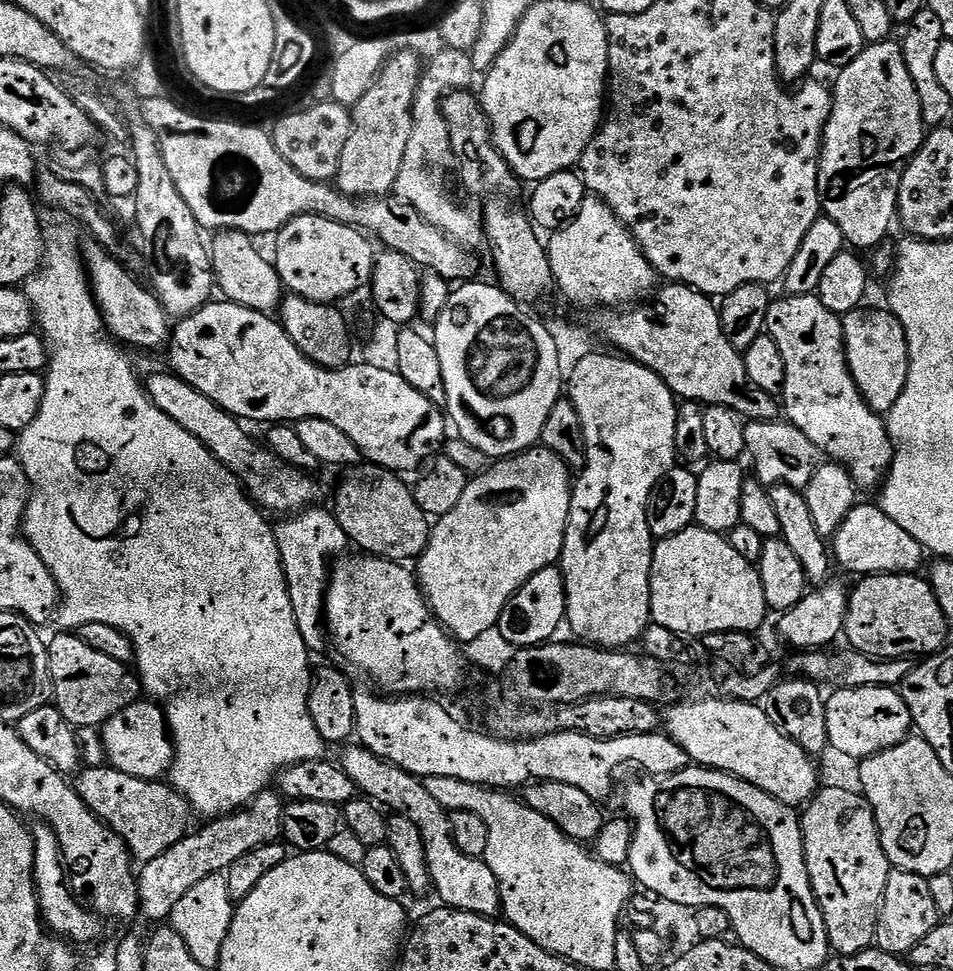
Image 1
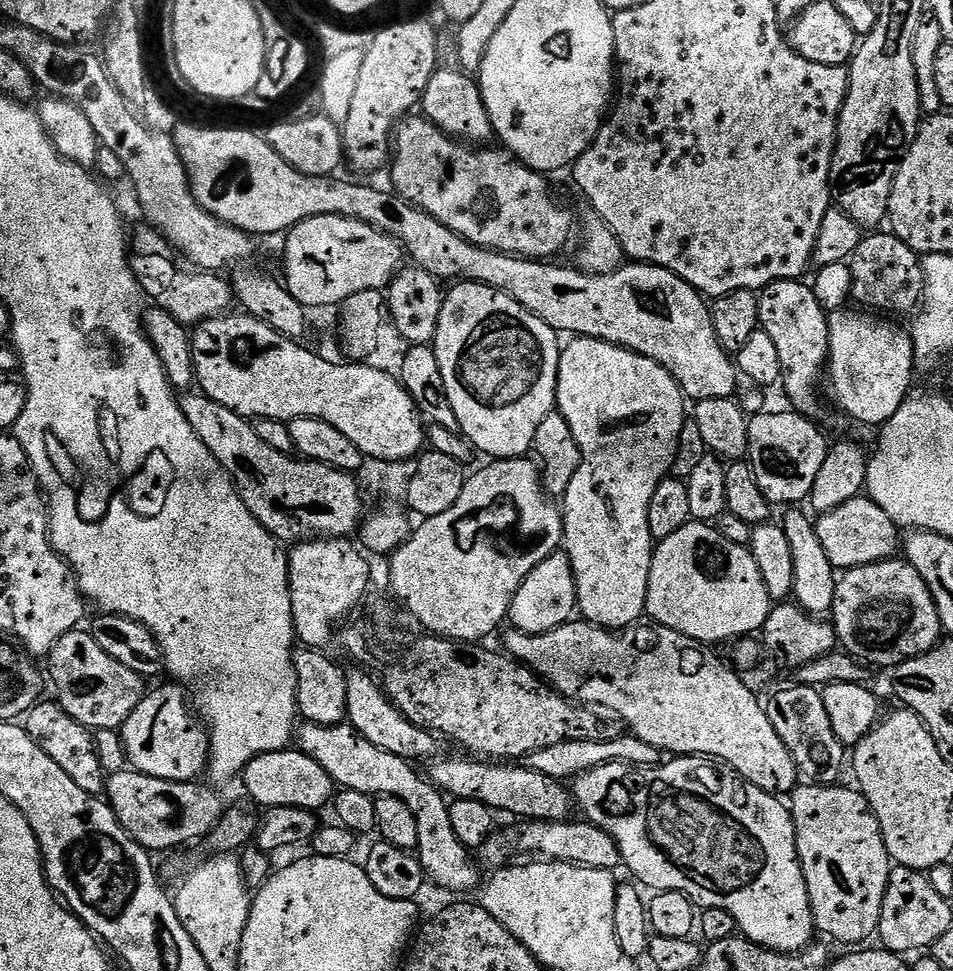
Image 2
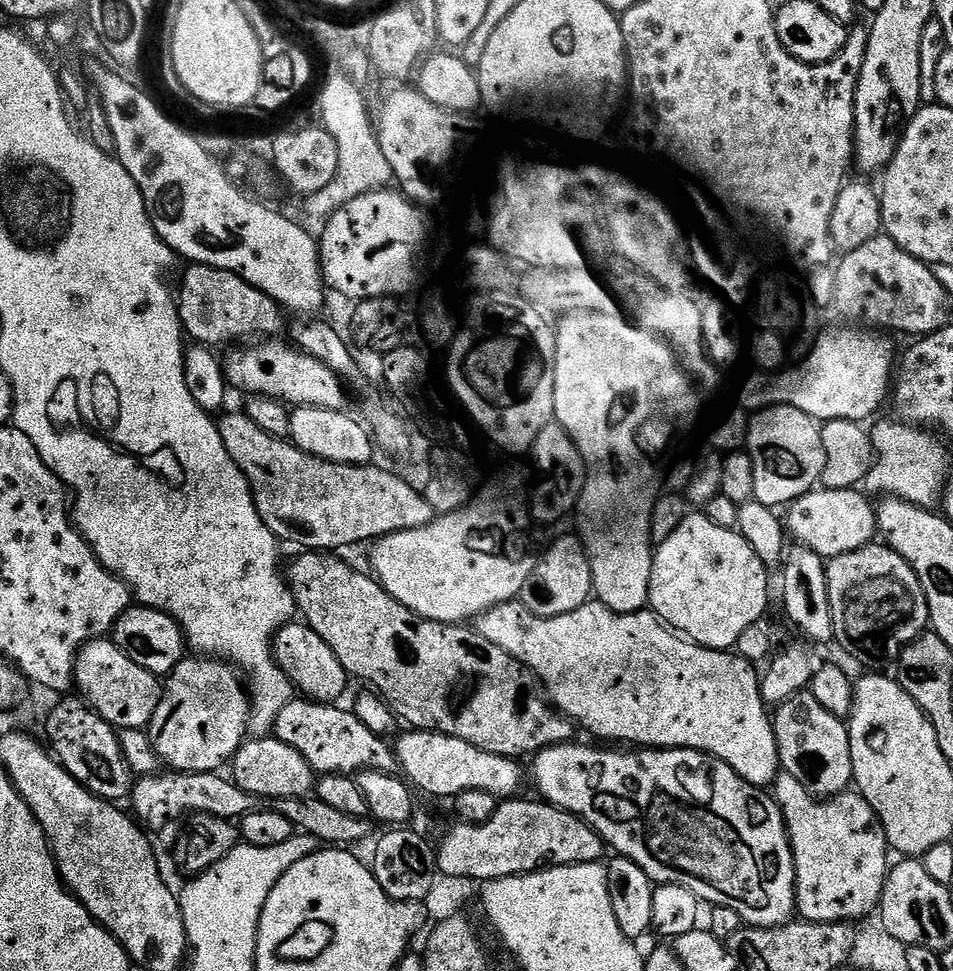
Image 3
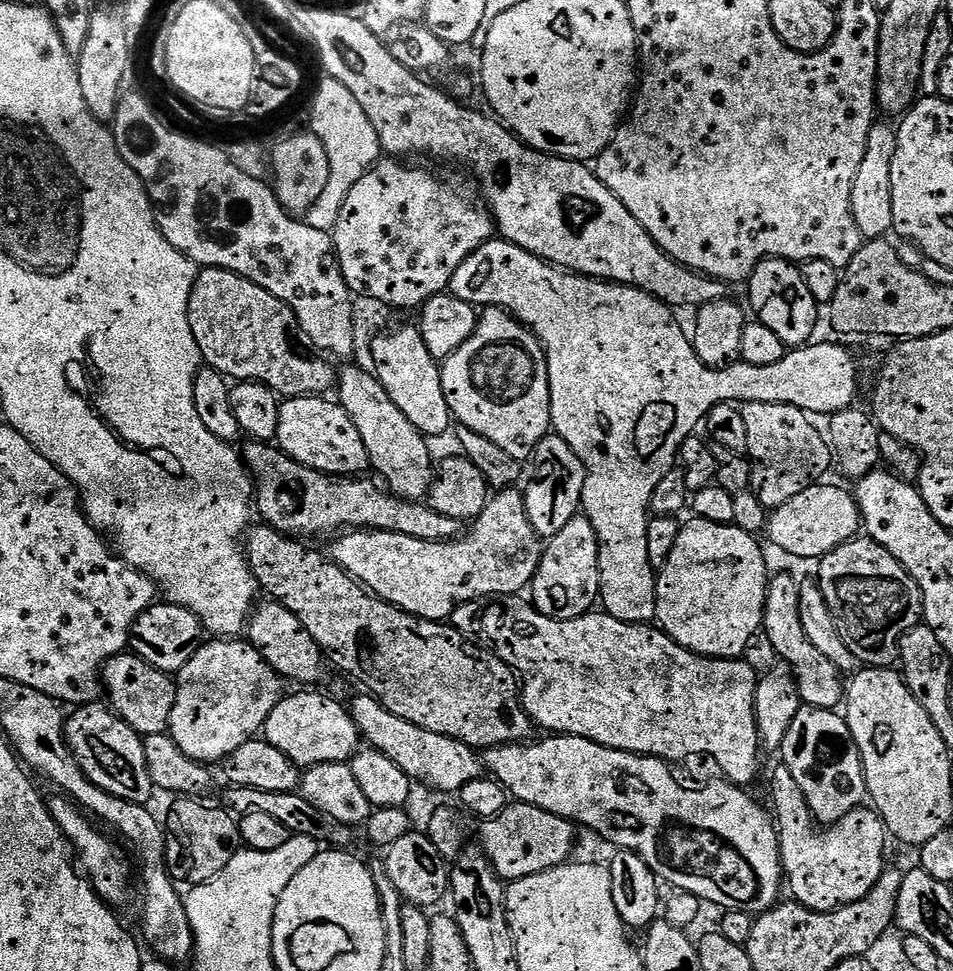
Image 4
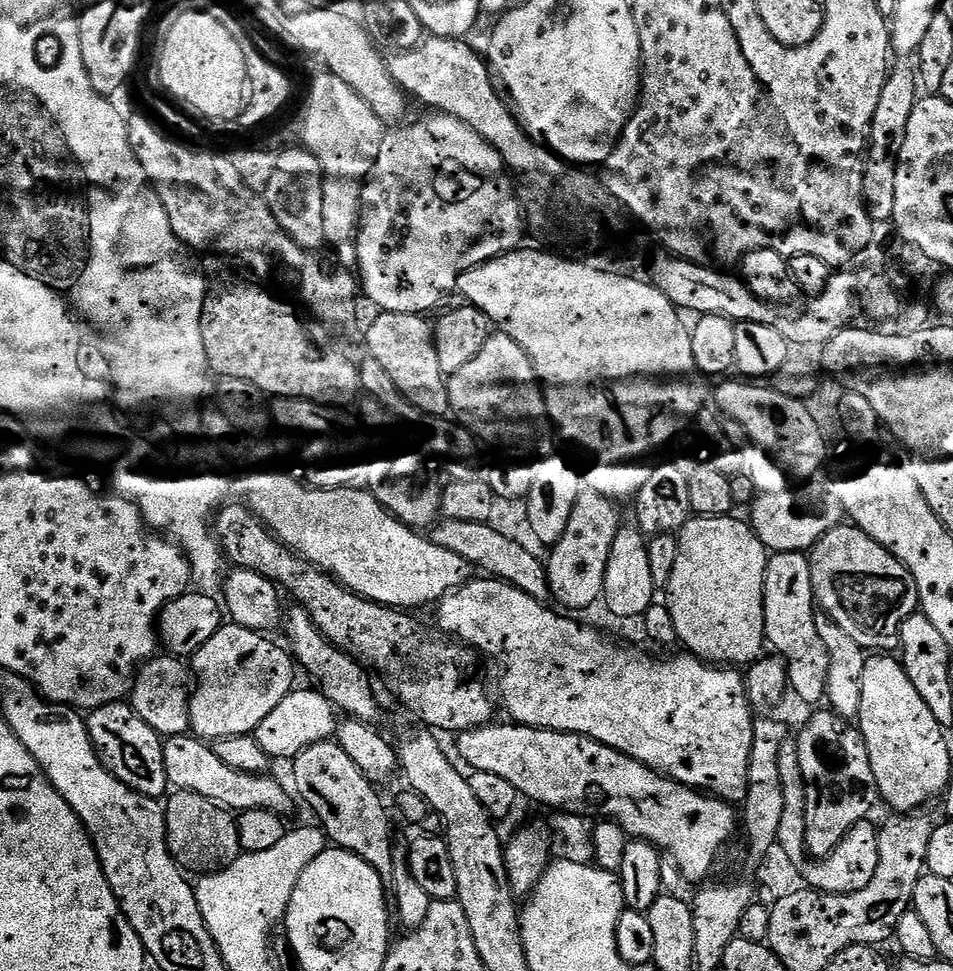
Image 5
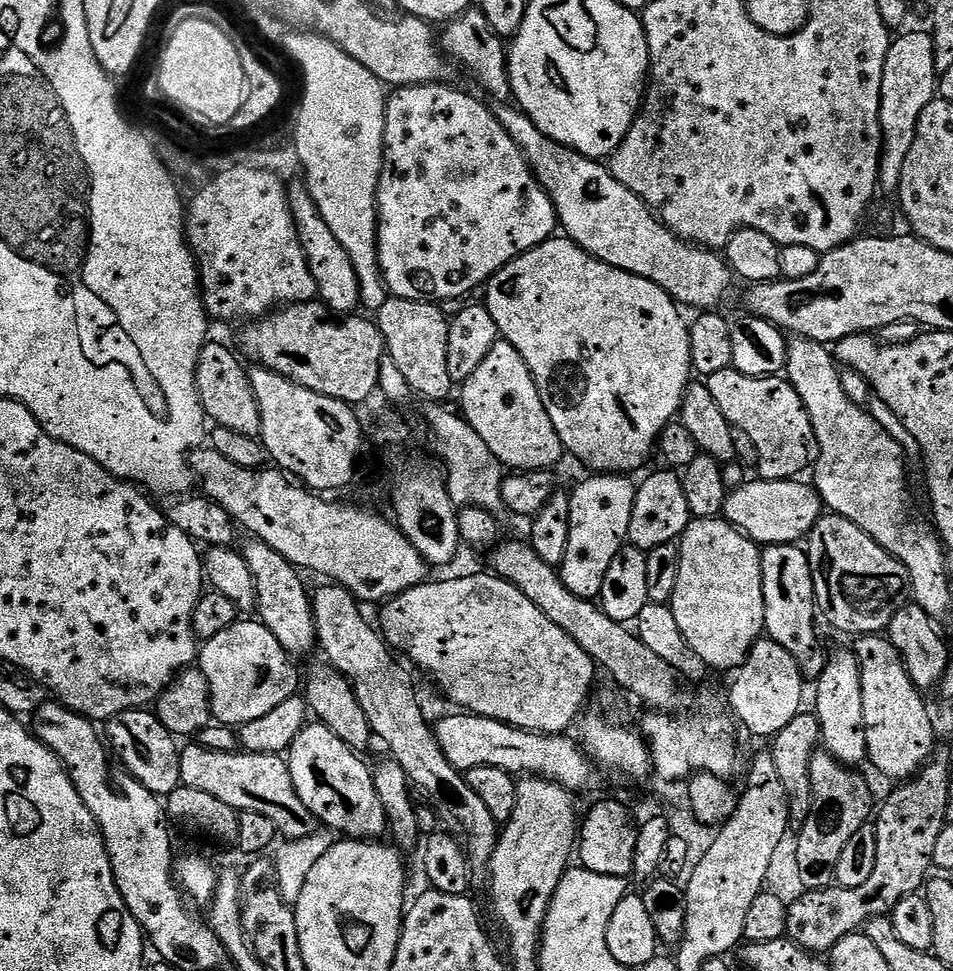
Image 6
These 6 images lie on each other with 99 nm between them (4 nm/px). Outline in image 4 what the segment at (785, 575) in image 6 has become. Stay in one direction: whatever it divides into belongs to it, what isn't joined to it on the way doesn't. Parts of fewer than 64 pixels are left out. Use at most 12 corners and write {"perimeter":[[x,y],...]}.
{"perimeter":[[797,577],[768,581],[763,635],[810,708],[839,709],[840,673],[806,638]]}

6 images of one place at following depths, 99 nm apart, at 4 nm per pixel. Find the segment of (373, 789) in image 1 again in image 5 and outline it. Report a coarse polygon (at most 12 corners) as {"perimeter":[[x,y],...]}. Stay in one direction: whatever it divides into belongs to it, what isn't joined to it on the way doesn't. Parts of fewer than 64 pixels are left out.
{"perimeter":[[297,687],[254,735],[273,761],[331,741],[337,709]]}

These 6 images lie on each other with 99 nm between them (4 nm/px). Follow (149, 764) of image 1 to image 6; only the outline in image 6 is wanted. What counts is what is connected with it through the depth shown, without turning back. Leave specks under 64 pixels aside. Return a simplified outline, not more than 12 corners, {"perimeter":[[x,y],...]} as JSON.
{"perimeter":[[256,618],[203,641],[213,721],[243,726],[302,676]]}

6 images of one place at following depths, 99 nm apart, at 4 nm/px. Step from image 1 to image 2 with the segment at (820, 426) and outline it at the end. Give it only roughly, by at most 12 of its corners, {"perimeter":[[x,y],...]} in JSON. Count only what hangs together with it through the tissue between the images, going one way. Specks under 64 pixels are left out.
{"perimeter":[[800,280],[759,293],[782,389],[812,414],[828,363],[828,313]]}

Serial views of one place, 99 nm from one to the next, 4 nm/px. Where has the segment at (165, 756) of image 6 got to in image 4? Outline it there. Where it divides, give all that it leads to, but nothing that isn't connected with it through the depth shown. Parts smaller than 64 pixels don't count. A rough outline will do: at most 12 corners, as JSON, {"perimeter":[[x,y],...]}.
{"perimeter":[[107,703],[81,704],[64,737],[94,786],[151,805],[144,737]]}

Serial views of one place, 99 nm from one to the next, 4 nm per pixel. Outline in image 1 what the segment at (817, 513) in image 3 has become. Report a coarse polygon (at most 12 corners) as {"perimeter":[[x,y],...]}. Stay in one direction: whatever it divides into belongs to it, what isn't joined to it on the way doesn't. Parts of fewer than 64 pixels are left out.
{"perimeter":[[857,503],[830,552],[860,578],[919,573],[926,549],[883,508]]}

